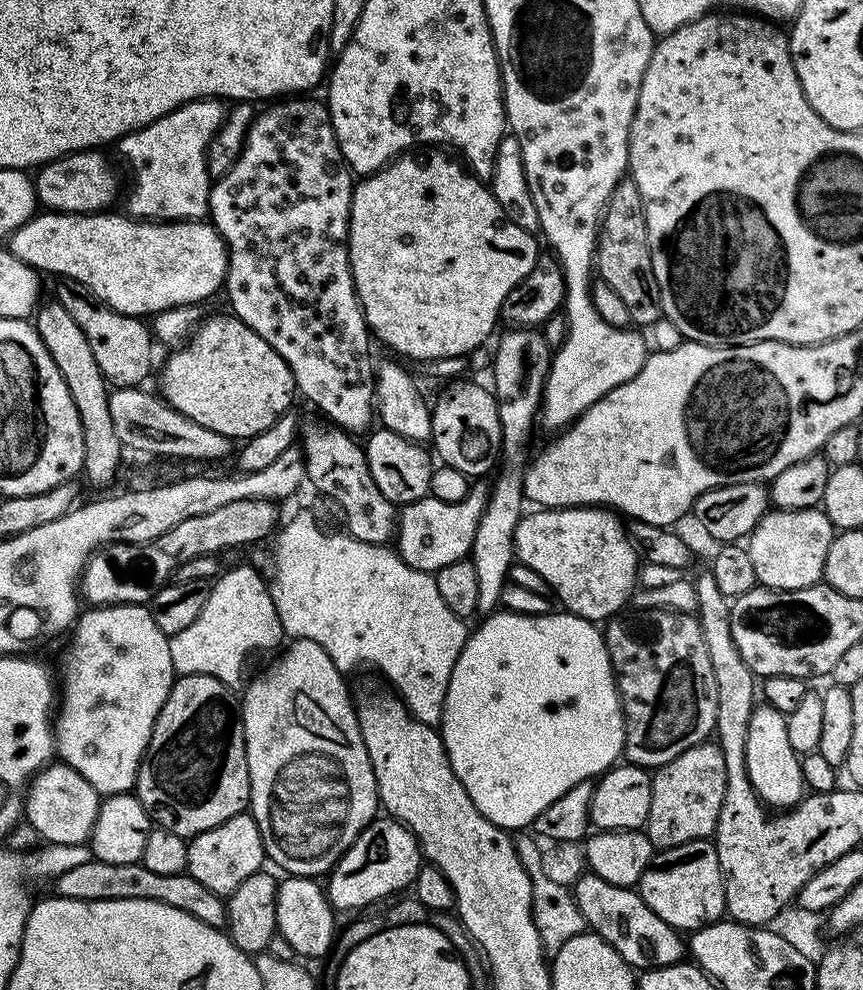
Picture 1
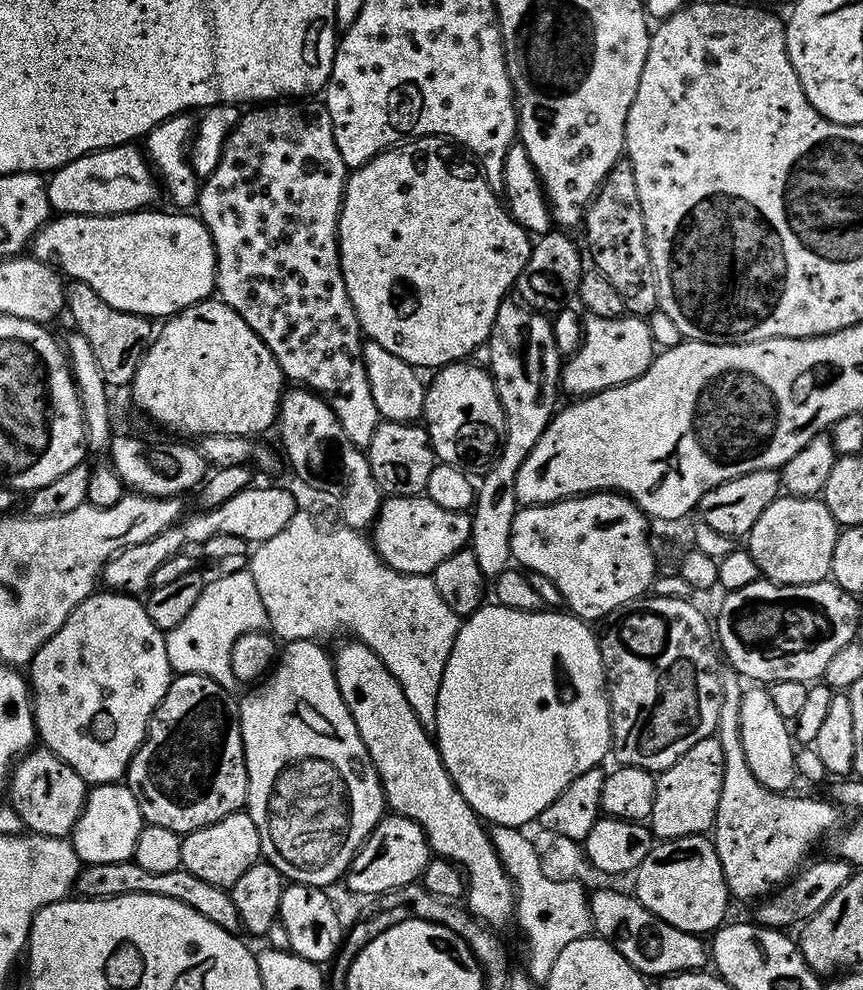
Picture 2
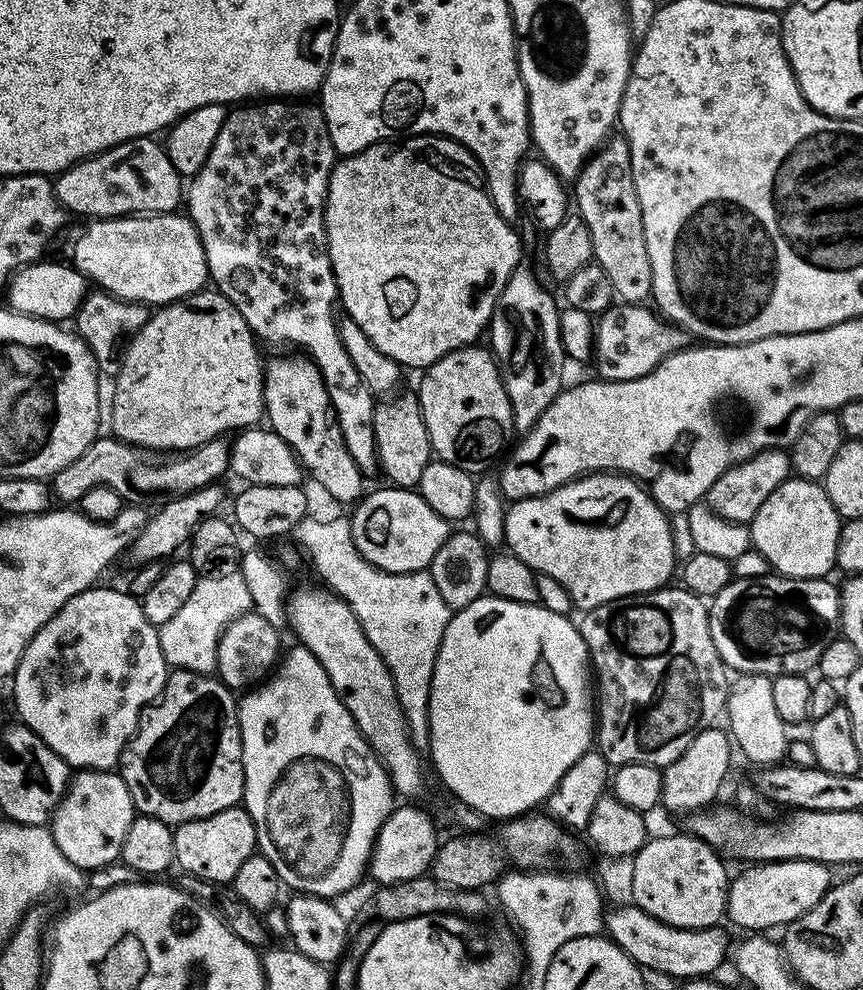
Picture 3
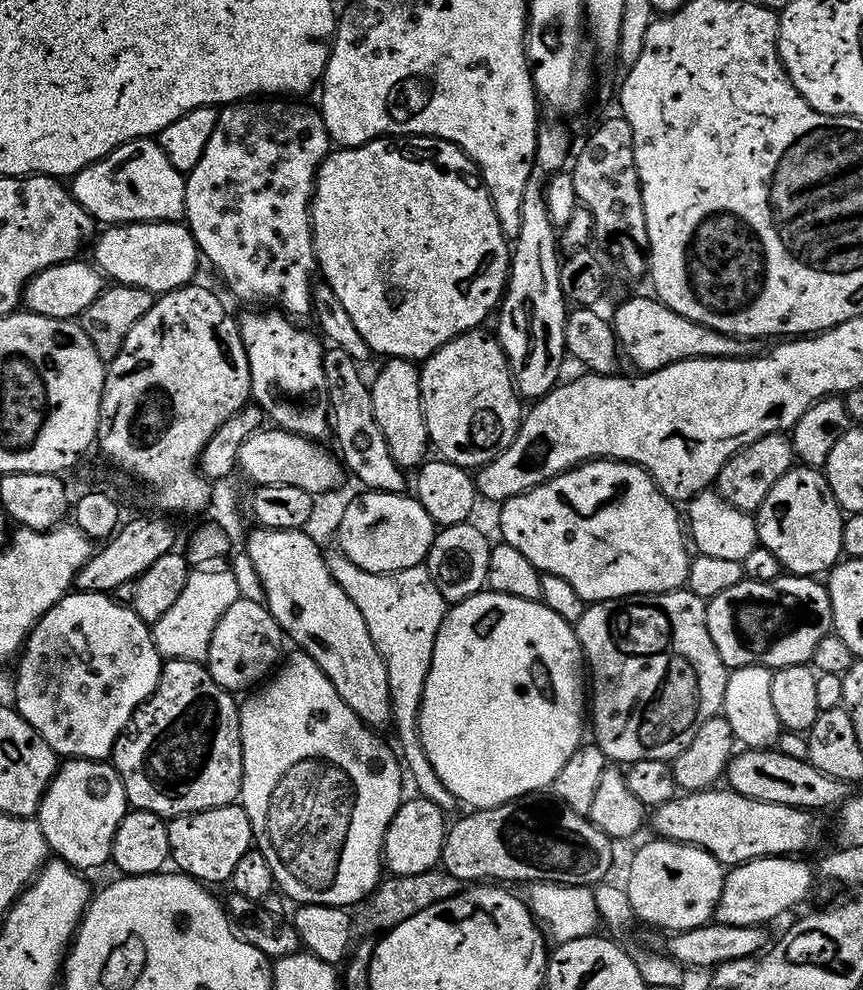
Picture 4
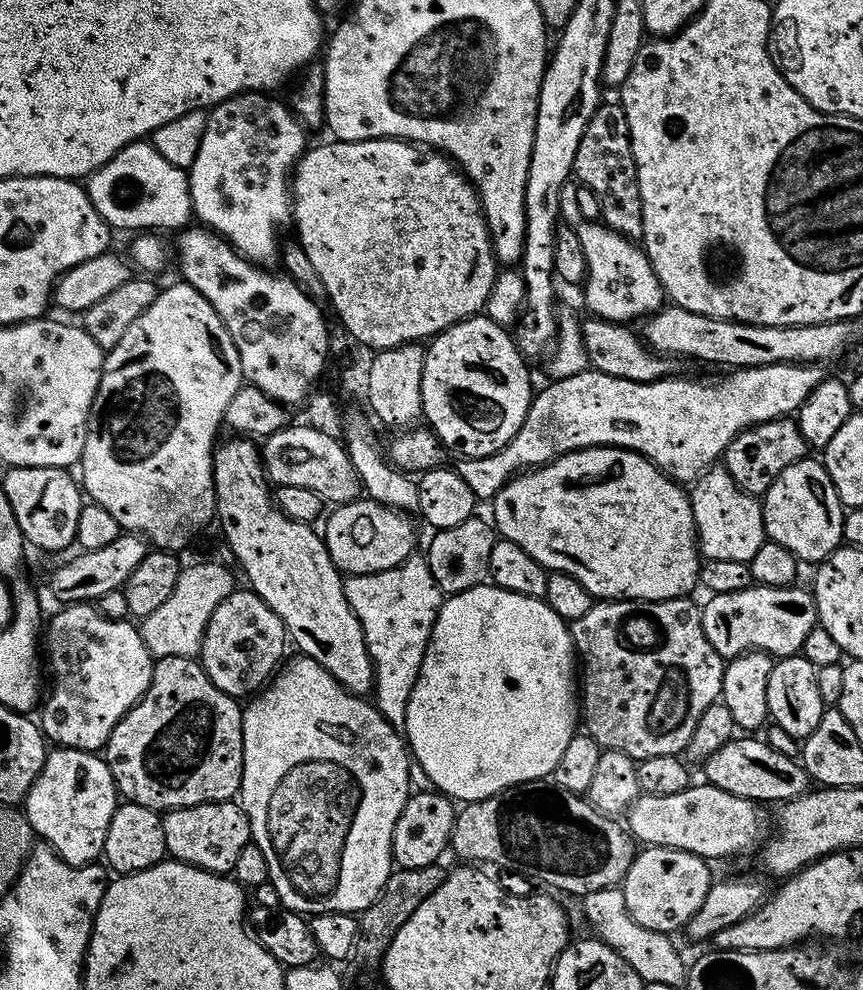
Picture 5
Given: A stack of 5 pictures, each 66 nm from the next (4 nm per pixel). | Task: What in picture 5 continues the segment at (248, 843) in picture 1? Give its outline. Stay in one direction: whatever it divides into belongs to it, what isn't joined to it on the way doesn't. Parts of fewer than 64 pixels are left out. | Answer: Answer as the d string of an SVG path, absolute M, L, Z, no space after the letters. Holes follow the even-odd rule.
M232 800L206 802L165 812L162 816L162 834L166 837L166 853L171 859L217 874L231 873L242 846L250 842L248 815L239 803Z

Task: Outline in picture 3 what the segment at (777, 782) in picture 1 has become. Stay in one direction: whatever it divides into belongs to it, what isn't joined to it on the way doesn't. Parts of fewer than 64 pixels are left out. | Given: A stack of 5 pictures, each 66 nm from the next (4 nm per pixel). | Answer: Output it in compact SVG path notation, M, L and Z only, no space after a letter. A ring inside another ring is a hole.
M737 675L731 681L728 690L726 720L727 716L727 731L730 733L735 747L739 751L740 748L744 751L746 759L753 760L756 766L771 766L779 764L785 759L790 733L788 733L789 729L786 727L784 719L774 706L774 690L769 677Z

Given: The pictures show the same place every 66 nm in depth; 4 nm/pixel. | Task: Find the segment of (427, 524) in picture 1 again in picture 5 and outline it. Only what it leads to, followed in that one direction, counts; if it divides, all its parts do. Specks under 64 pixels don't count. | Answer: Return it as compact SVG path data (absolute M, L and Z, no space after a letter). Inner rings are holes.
M367 498L338 504L323 521L322 535L334 566L348 576L365 576L396 568L417 551L416 528L409 517Z

